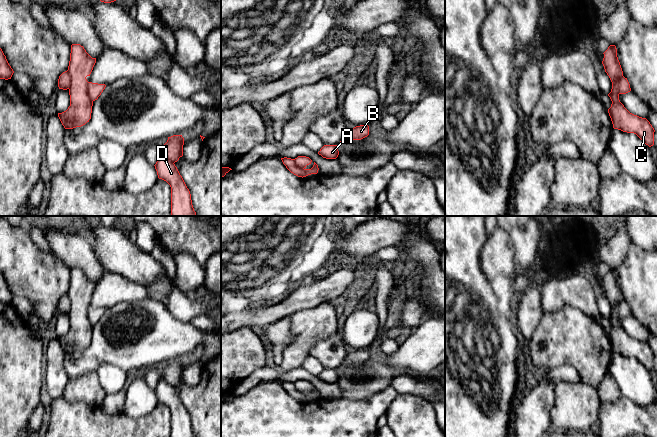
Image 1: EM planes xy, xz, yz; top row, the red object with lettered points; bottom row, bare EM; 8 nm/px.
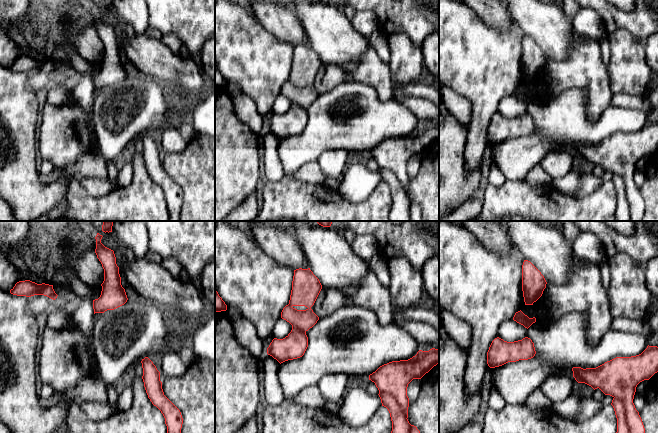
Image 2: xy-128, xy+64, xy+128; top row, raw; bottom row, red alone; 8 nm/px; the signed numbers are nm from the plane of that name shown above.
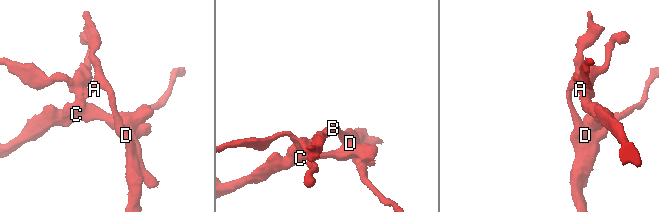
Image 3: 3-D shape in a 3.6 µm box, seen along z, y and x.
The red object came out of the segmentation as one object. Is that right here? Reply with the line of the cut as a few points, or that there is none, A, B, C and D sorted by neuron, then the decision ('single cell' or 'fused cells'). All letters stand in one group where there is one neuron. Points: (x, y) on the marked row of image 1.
cut in yz along (622, 75), (615, 80), (615, 86), (619, 93); A B D / C; fused cells

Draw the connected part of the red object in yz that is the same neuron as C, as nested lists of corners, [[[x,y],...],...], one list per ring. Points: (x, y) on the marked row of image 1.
[[[610,45],[603,53],[602,64],[612,82],[611,92],[608,94],[612,104],[608,109],[613,128],[627,133],[636,134],[649,147],[654,145],[654,128],[646,118],[630,113],[619,100],[619,92],[615,80],[623,76],[623,71],[617,57],[615,45]]]

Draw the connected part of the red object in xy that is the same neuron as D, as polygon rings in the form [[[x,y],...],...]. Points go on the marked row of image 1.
[[[161,153],[154,165],[159,179],[171,187],[171,216],[197,216],[191,194],[174,163]]]

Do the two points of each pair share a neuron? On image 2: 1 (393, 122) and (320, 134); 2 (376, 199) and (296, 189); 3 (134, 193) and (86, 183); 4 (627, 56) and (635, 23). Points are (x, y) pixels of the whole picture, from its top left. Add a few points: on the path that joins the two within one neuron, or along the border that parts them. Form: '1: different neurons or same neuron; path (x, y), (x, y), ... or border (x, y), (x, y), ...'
1: same neuron; path (375, 122), (356, 122), (351, 127), (338, 127)
2: same neuron; path (356, 209), (316, 209)
3: different neurons; border (117, 186), (104, 195), (90, 195)
4: different neurons; border (608, 34), (617, 30), (627, 30), (643, 42)

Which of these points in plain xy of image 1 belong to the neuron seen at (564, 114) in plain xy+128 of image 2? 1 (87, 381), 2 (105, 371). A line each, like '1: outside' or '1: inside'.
1: outside
2: outside

